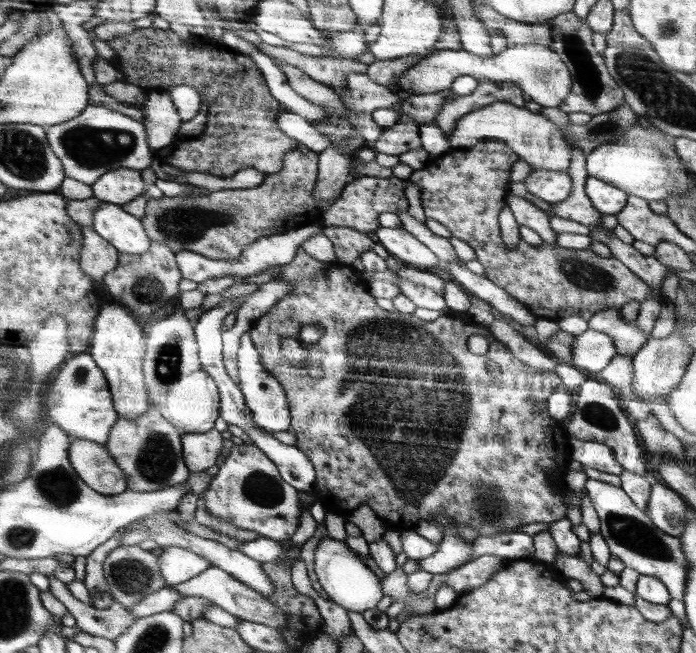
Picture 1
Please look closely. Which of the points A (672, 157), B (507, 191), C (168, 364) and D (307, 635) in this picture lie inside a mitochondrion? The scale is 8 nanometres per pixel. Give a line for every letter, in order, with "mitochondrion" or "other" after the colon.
A: other
B: other
C: mitochondrion
D: other

